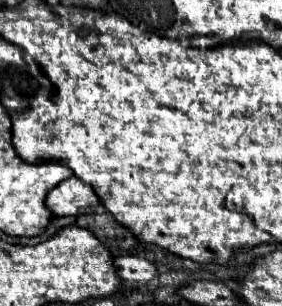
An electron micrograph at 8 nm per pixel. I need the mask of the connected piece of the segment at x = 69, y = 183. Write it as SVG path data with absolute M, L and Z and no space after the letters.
M70 177L58 183L46 195L46 207L52 215L84 215L92 213L98 207L98 197L94 195L92 187L80 181L78 177Z

